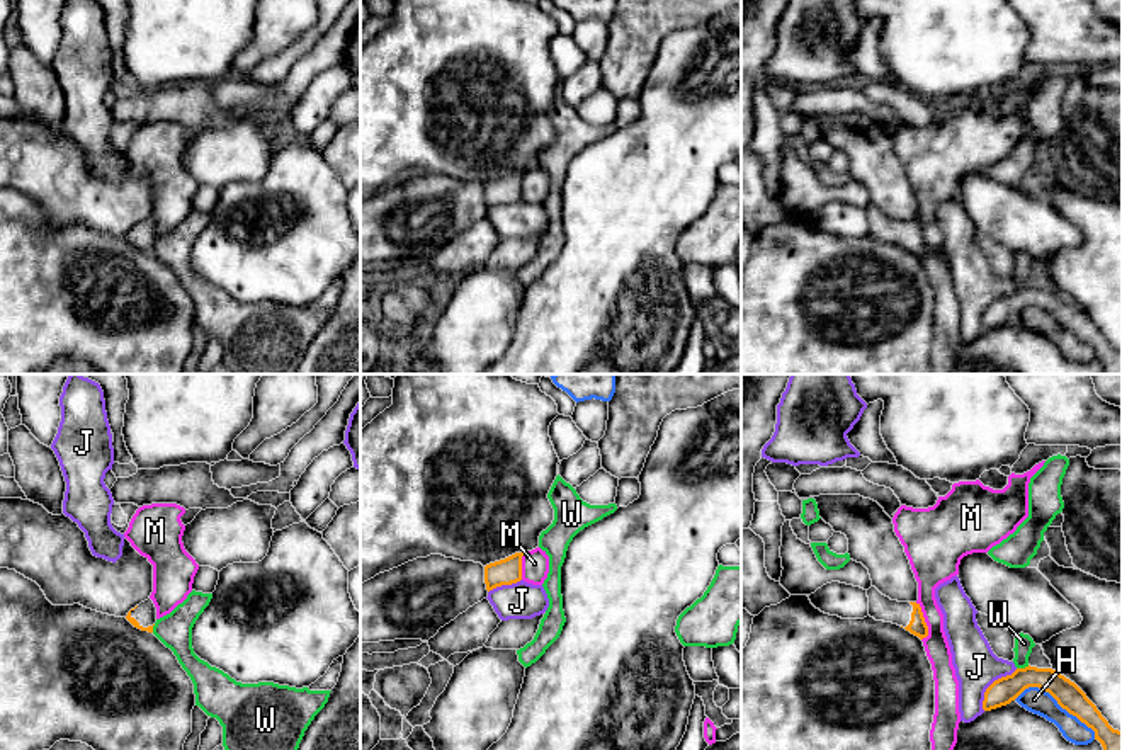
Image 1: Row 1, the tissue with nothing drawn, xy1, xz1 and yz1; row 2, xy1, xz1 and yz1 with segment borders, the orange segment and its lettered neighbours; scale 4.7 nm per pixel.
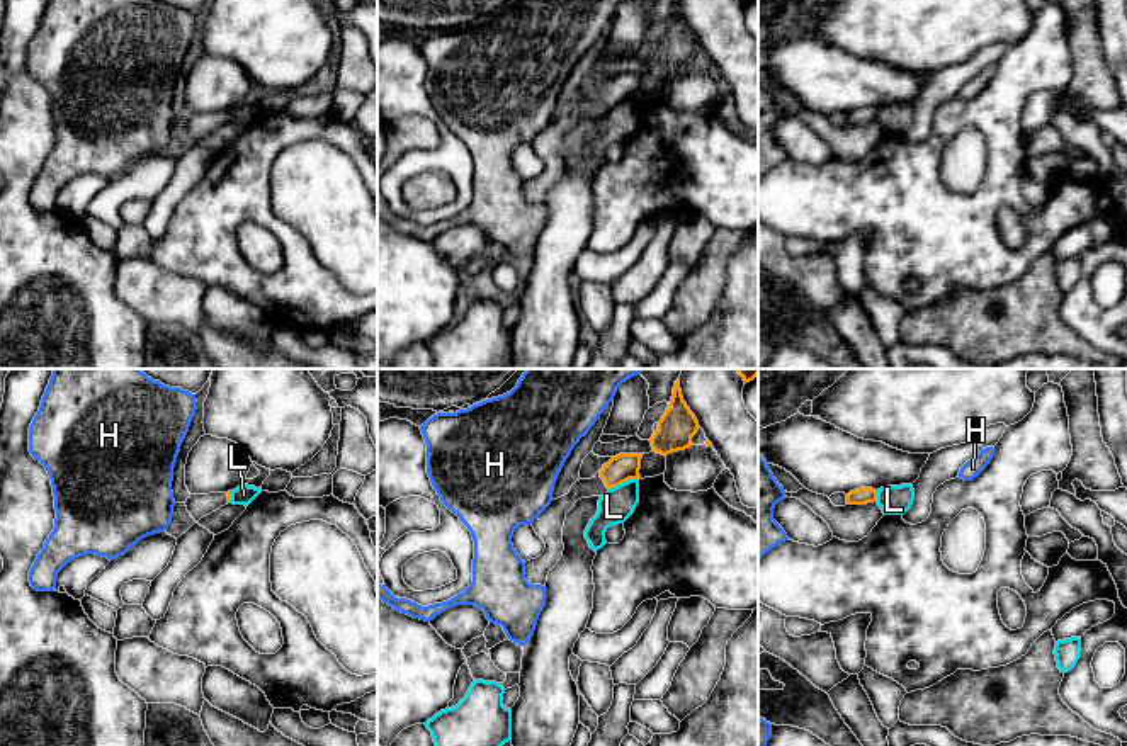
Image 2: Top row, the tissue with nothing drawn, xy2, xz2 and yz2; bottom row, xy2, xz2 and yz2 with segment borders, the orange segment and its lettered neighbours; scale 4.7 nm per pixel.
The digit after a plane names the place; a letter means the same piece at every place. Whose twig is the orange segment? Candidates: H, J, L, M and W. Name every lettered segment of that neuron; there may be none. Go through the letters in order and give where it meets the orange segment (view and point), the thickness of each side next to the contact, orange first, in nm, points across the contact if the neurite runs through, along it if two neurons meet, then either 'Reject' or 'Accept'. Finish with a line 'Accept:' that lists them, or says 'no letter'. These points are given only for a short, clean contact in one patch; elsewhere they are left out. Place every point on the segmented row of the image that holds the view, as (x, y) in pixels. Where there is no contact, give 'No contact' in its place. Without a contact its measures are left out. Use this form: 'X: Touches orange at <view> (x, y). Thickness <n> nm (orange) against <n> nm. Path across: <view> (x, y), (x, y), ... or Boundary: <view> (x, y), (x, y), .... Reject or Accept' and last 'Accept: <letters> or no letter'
H: Touches orange at yz1 (1058, 703). Thickness 120 nm (orange) against 120 nm. Reject
J: Touches orange at yz1 (991, 684). Thickness 120 nm (orange) against 200 nm. Reject
L: Touches orange at xz2 (622, 481). Thickness 130 nm (orange) against 160 nm. Boundary: xz2 (638, 478), (629, 478), (609, 490). Reject
M: Touches orange at yz1 (923, 621). Thickness 90 nm (orange) against 160 nm. Boundary: yz1 (915, 602), (927, 626), (927, 635), (922, 640). Reject
W: Touches orange at yz1 (1022, 669). Thickness 120 nm (orange) against 90 nm. Reject
Accept: no letter

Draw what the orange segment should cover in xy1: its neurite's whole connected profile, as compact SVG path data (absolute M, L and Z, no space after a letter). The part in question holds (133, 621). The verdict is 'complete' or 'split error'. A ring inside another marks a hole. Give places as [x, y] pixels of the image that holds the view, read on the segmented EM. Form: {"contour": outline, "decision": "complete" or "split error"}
{"contour": "M151 599L131 609L126 619L138 629L153 633L156 622L156 607Z", "decision": "split error"}

